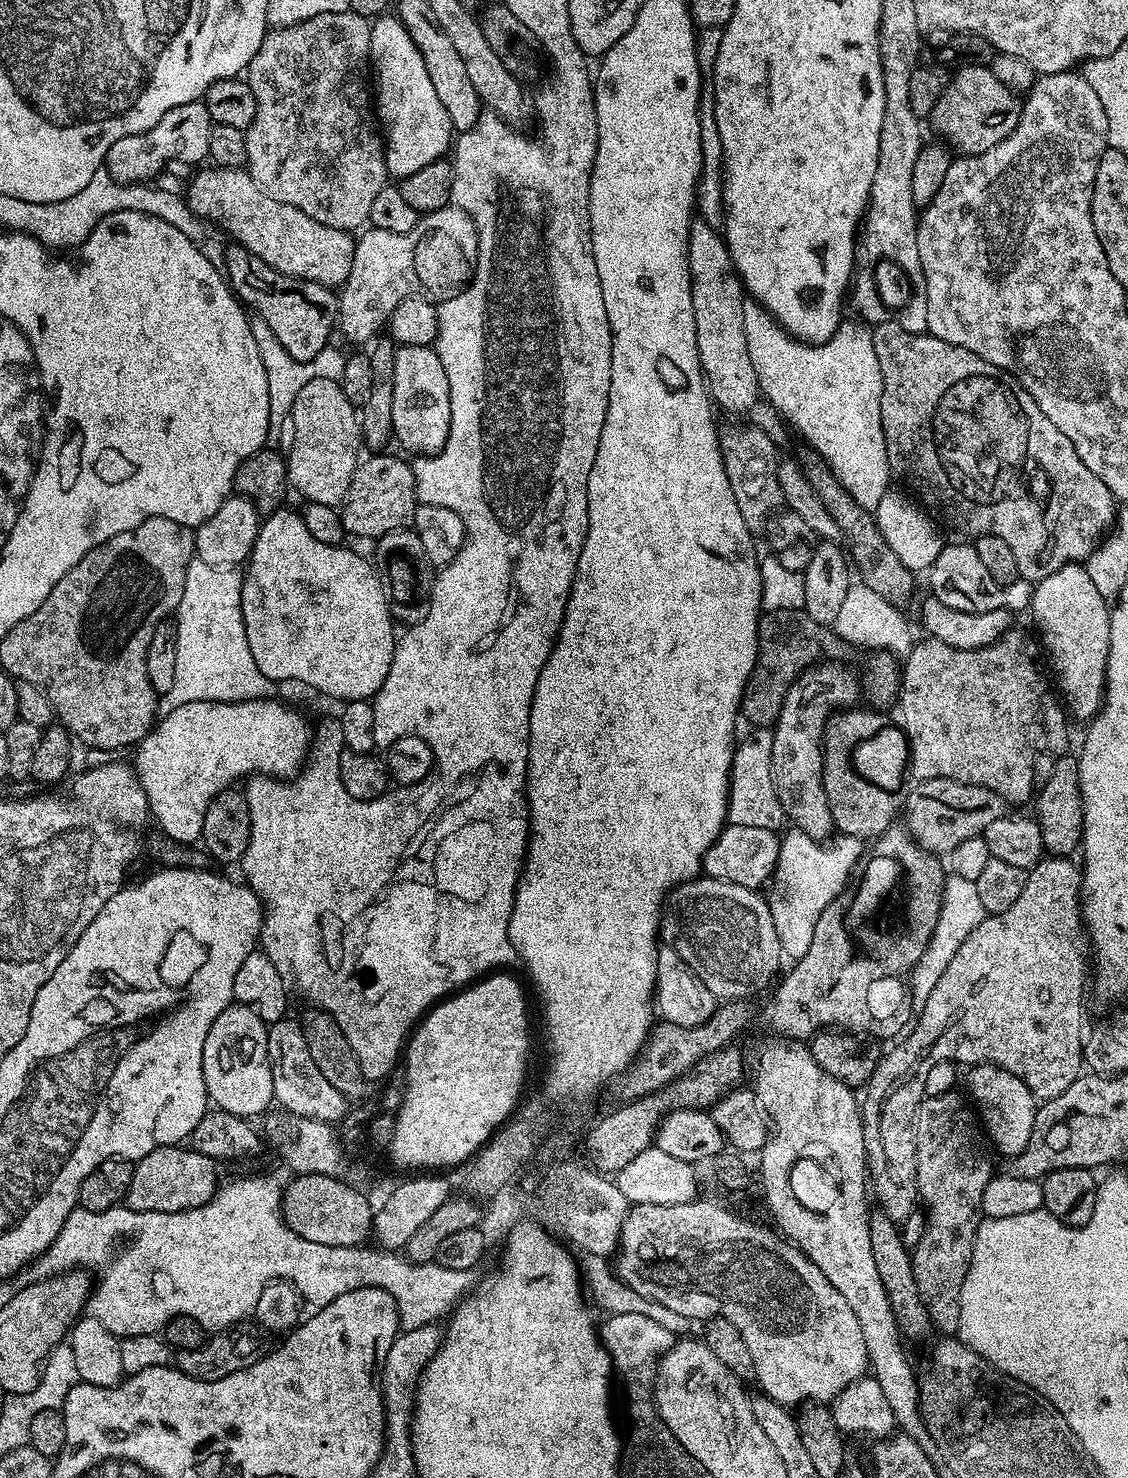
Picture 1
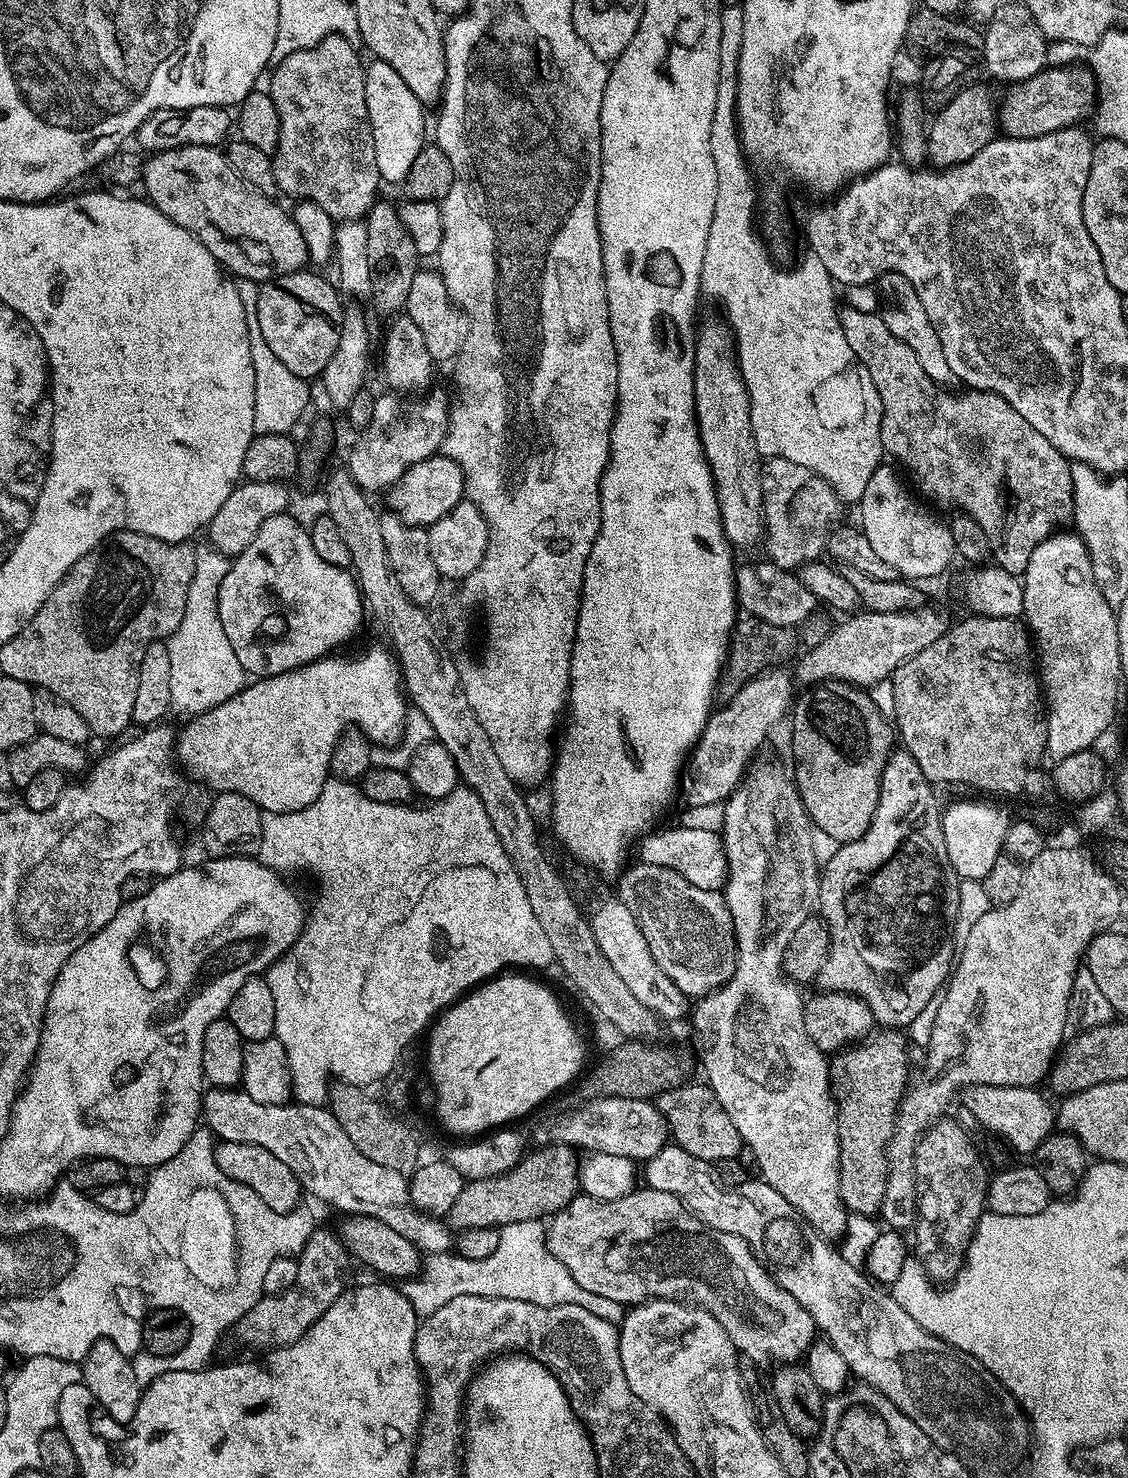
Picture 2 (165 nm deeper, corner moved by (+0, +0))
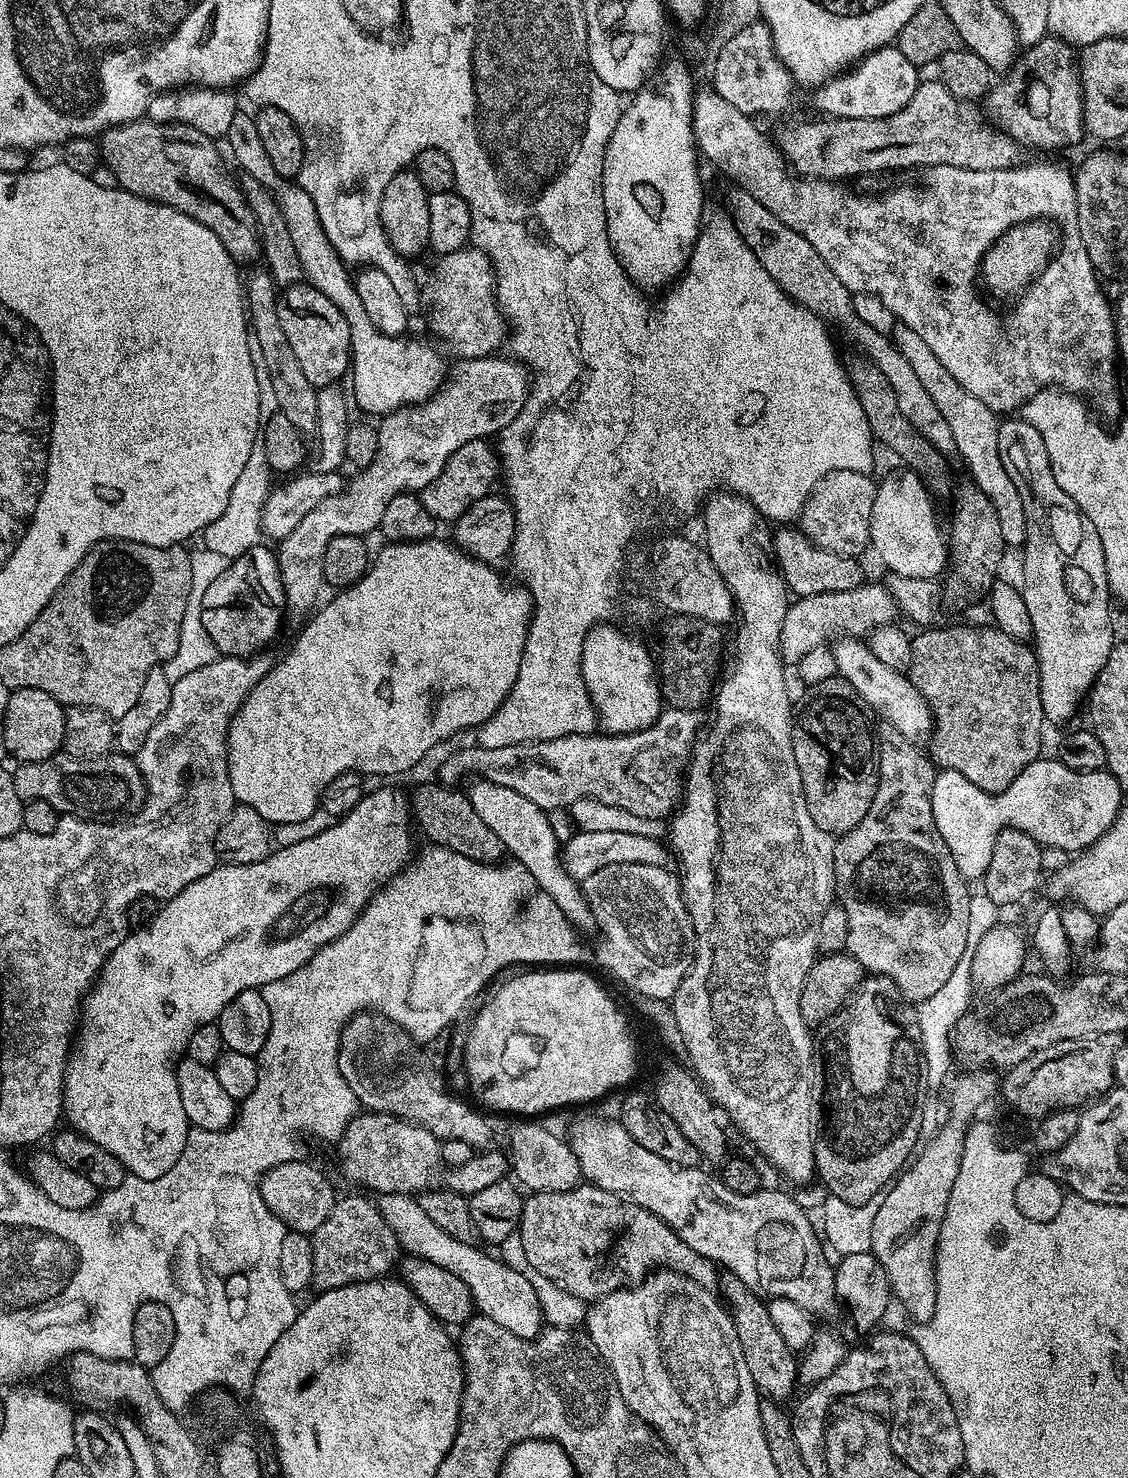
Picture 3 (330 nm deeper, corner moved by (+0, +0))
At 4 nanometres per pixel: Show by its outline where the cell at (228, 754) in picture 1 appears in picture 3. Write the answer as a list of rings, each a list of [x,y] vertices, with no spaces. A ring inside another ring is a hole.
[[[429,538],[426,540],[401,540],[385,543],[380,553],[375,553],[368,573],[357,584],[337,591],[328,605],[315,609],[312,621],[300,632],[292,649],[273,666],[250,690],[250,694],[236,711],[228,727],[228,769],[230,782],[239,803],[250,806],[262,814],[269,825],[279,826],[290,822],[302,822],[321,807],[320,797],[327,784],[339,775],[357,772],[369,776],[396,776],[408,772],[431,748],[443,740],[464,732],[467,728],[479,729],[481,724],[500,709],[508,697],[508,691],[518,678],[518,666],[522,662],[524,647],[528,641],[528,623],[532,621],[532,596],[519,583],[507,584],[493,565],[476,560],[455,543]]]

